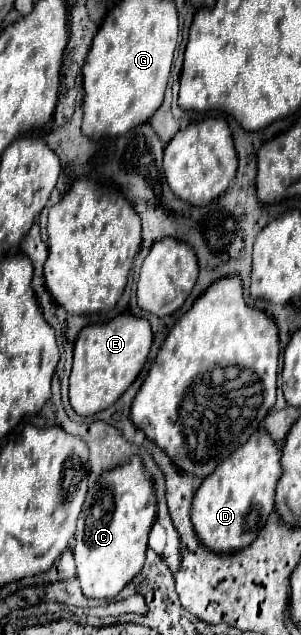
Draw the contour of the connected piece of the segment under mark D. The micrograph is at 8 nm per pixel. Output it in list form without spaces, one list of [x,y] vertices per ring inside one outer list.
[[[261,428],[235,454],[225,458],[195,492],[191,518],[201,542],[215,552],[235,552],[249,546],[275,508],[273,498],[279,478],[281,450],[269,432]]]

